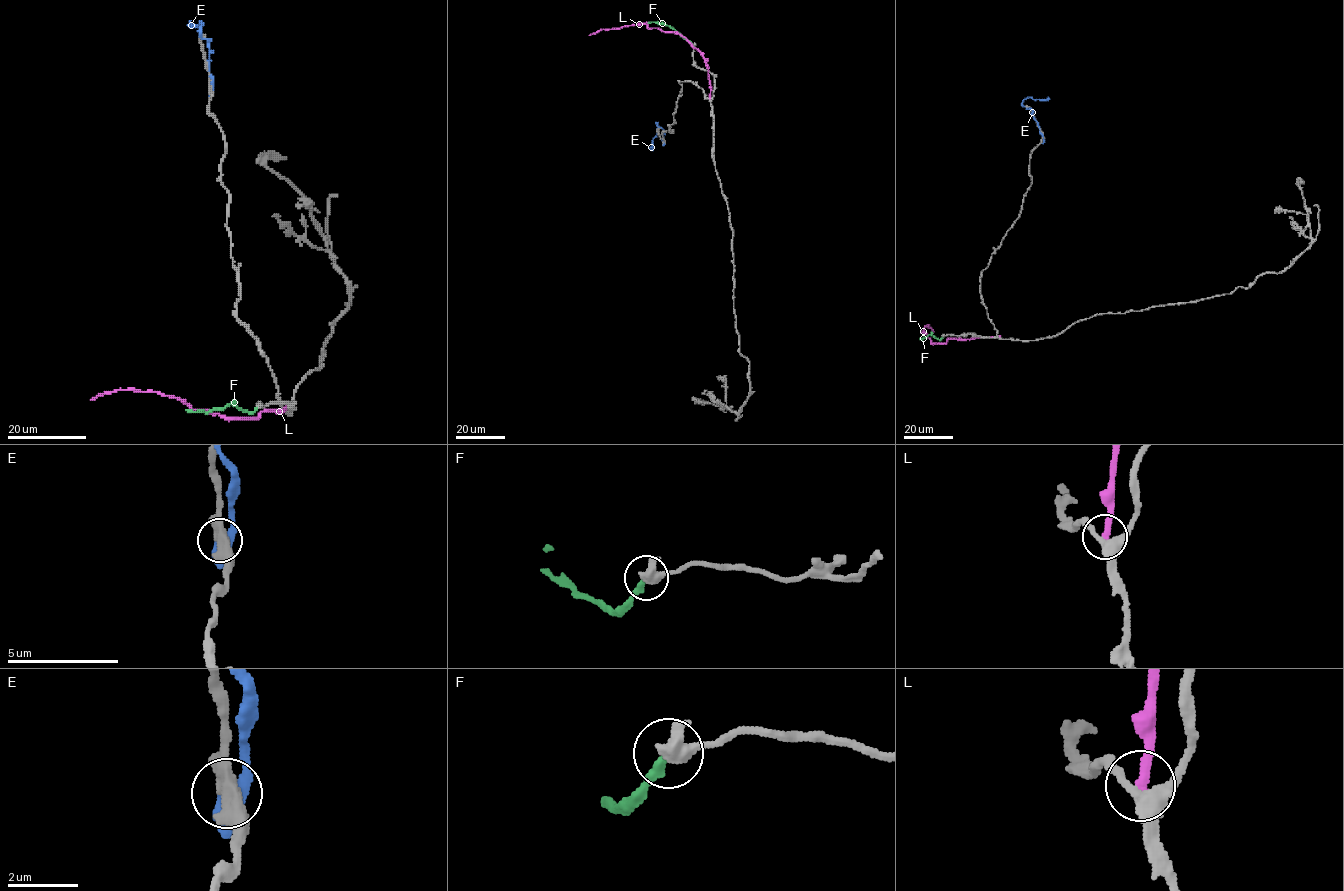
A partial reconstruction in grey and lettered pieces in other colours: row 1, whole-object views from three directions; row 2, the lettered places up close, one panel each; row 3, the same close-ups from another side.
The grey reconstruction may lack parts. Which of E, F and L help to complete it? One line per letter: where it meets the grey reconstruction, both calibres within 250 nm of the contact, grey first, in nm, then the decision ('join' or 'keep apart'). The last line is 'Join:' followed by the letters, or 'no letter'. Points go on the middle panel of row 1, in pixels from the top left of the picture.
E: (663, 144) | 400/550 nm | keep apart
F: (692, 44) | 360/340 nm | join
L: (709, 99) | 280/320 nm | keep apart
Join: F

